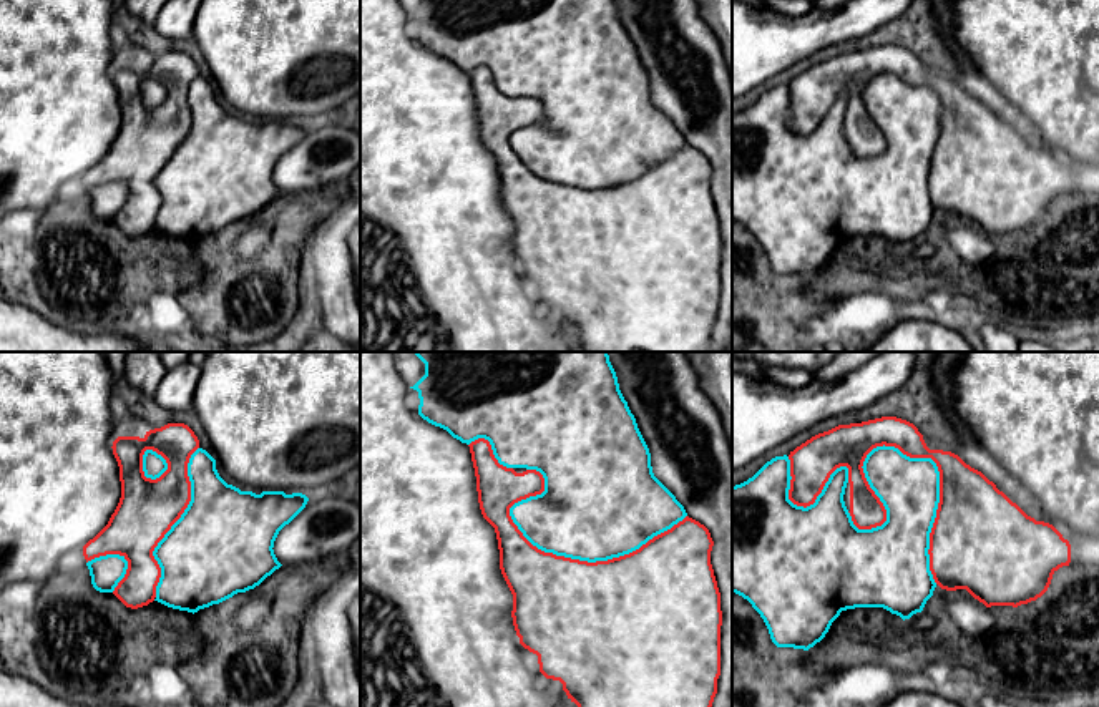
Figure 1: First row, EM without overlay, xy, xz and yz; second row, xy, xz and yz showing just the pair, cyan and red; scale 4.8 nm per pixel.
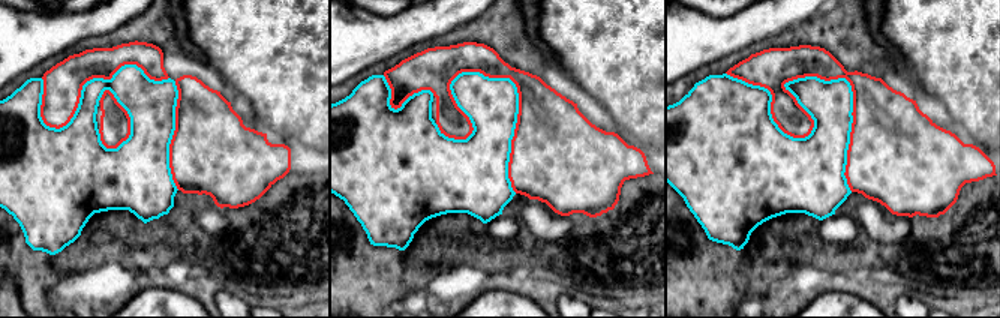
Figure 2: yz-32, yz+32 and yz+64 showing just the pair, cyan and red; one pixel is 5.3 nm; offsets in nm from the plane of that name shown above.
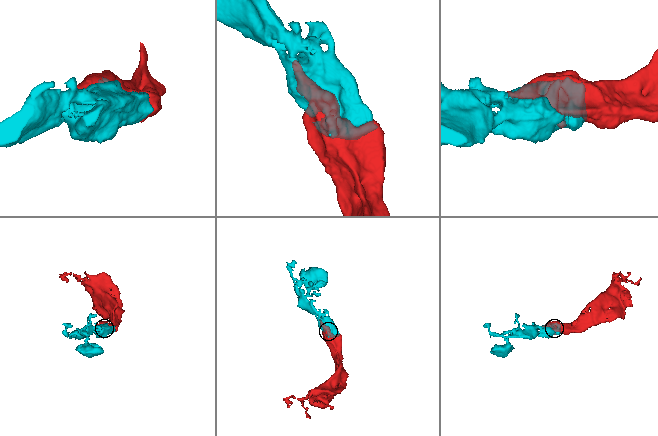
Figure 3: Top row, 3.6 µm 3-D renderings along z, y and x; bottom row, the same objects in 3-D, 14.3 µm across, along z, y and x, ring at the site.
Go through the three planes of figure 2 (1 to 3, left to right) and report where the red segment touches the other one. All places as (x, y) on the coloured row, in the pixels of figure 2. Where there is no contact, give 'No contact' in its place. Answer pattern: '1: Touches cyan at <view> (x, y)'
1: Touches cyan at yz-32 (93, 78)
2: Touches cyan at yz+32 (517, 113)
3: Touches cyan at yz+64 (792, 81)

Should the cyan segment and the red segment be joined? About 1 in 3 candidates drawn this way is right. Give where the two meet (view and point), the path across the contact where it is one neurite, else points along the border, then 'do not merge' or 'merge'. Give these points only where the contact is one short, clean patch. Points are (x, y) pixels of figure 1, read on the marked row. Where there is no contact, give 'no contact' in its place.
meets cyan in yz at (938, 495); merge

